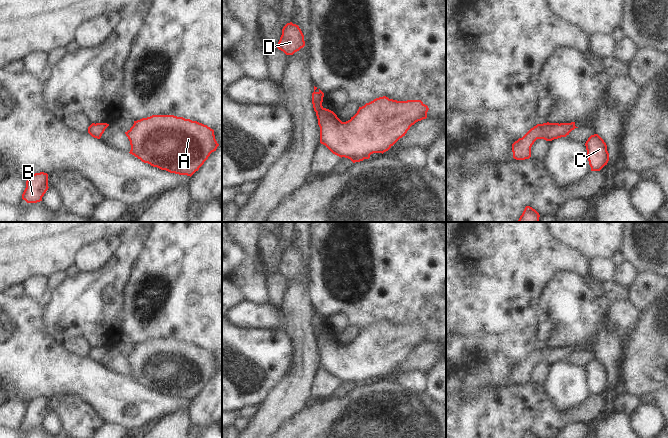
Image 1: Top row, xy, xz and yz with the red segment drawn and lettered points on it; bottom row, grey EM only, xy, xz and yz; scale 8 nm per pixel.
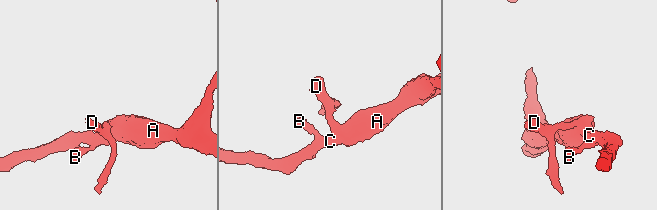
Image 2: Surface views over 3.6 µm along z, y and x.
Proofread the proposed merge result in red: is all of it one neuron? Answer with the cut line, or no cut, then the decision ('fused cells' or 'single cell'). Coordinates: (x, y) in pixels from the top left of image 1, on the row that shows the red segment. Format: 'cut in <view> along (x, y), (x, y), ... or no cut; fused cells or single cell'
no cut; single cell

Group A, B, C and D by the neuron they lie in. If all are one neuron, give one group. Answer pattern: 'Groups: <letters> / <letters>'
Groups: A B C D

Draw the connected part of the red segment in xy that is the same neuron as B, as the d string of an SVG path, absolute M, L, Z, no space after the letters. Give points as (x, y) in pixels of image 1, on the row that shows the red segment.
M44 172L35 173L27 179L22 199L27 203L40 202L48 188L48 174Z

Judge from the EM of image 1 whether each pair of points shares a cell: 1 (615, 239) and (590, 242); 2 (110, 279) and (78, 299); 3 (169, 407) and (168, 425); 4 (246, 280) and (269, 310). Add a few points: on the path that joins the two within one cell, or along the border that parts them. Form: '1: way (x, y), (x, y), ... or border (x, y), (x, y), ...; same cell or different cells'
1: way (609, 239), (596, 239); same cell
2: way (102, 287), (90, 299), (86, 299); same cell
3: border (187, 408), (181, 408), (160, 418); different cells
4: border (244, 300), (267, 302); different cells

